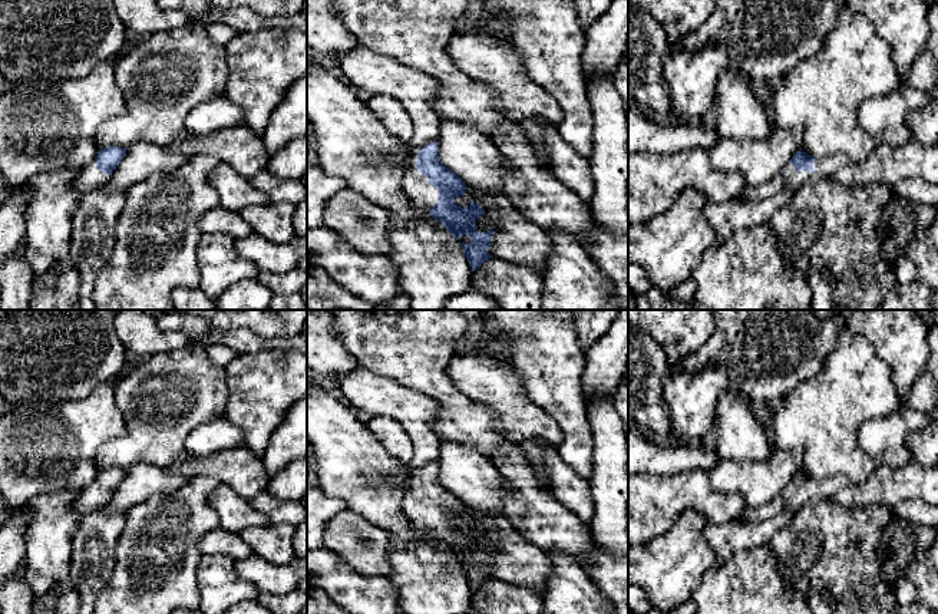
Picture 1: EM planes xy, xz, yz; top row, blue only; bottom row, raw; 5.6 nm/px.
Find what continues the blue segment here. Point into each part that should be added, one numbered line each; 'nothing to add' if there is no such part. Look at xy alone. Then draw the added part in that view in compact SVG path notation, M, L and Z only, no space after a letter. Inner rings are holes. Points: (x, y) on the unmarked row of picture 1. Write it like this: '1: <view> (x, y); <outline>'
1: xy (89, 498); M92 483L86 489L83 489L77 498L72 502L72 509L79 515L85 515L92 509L108 504L109 496L103 495L98 491L96 485Z

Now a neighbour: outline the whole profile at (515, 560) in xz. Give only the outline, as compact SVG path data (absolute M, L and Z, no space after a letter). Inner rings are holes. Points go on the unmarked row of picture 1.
M466 506L465 516L455 519L455 525L466 529L472 521L485 532L476 541L476 551L479 554L493 551L488 574L542 595L552 572L551 555L526 541L503 516L492 516Z

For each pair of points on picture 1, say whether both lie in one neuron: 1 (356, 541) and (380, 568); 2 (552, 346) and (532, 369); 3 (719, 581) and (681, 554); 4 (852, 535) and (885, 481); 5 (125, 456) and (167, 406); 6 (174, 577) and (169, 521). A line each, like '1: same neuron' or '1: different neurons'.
1: same neuron
2: same neuron
3: different neurons
4: different neurons
5: same neuron
6: same neuron

